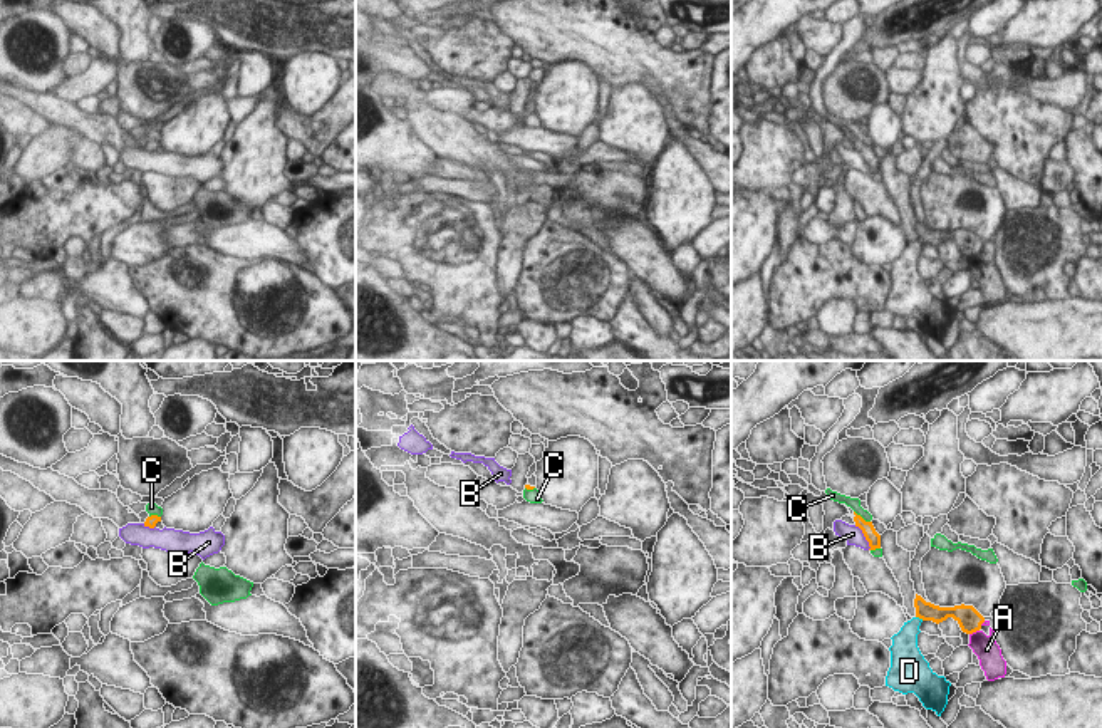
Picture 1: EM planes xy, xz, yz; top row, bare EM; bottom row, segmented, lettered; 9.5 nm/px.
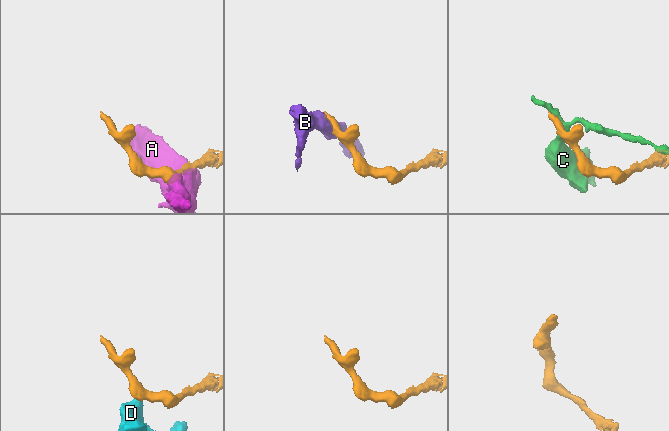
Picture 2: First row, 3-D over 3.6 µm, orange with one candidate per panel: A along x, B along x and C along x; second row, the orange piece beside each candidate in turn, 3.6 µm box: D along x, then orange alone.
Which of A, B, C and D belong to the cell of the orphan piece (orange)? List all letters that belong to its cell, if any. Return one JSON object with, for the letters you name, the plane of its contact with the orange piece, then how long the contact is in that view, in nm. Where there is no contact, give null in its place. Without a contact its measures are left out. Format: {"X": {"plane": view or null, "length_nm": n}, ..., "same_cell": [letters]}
{"same_cell": []}

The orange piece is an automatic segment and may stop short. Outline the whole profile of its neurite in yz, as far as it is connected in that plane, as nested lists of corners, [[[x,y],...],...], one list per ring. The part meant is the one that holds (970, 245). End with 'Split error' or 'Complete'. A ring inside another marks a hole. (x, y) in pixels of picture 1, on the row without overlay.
[[[916,218],[914,223],[916,242],[923,245],[933,245],[936,248],[953,242],[963,257],[973,258],[981,253],[985,242],[973,230],[954,230],[954,231],[939,231],[931,226],[926,226],[921,220]]]. Complete

